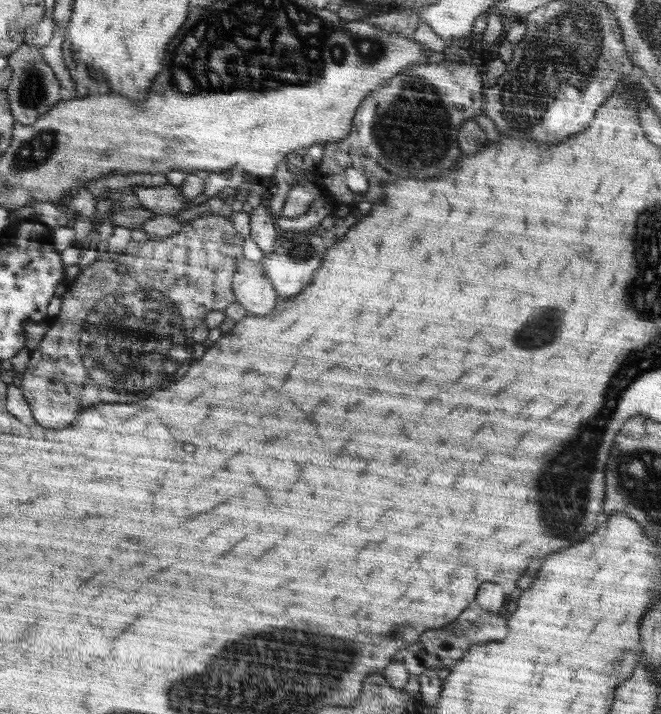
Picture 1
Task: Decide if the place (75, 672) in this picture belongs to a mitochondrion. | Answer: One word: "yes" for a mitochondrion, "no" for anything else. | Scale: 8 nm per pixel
no

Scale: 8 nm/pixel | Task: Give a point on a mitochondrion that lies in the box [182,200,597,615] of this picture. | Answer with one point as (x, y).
(545, 326)

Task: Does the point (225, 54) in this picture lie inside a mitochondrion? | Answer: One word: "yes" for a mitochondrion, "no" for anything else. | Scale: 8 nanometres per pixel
yes

